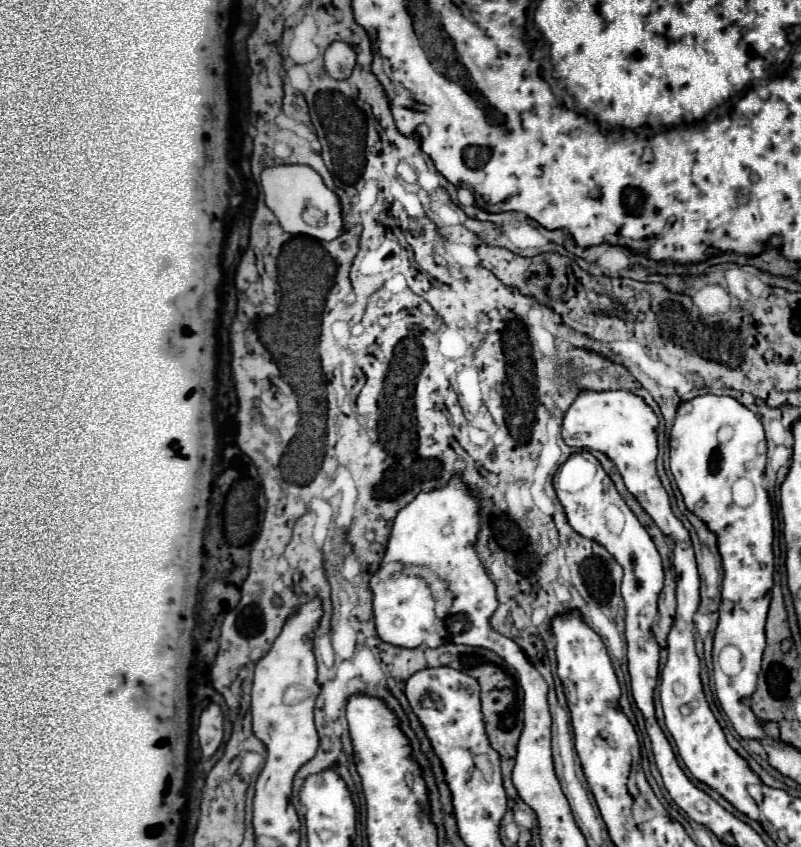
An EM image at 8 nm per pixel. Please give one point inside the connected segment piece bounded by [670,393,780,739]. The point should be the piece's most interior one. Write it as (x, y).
(715, 441)

